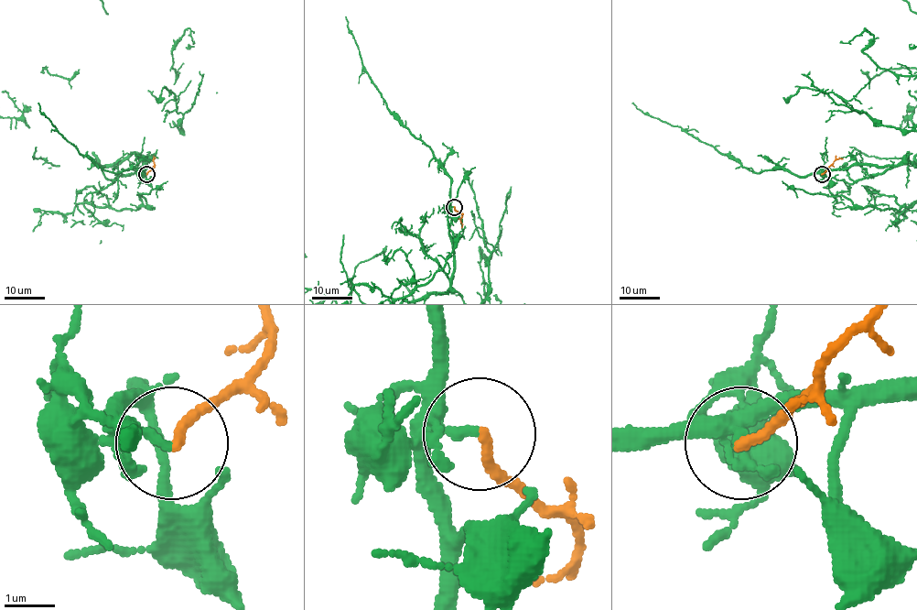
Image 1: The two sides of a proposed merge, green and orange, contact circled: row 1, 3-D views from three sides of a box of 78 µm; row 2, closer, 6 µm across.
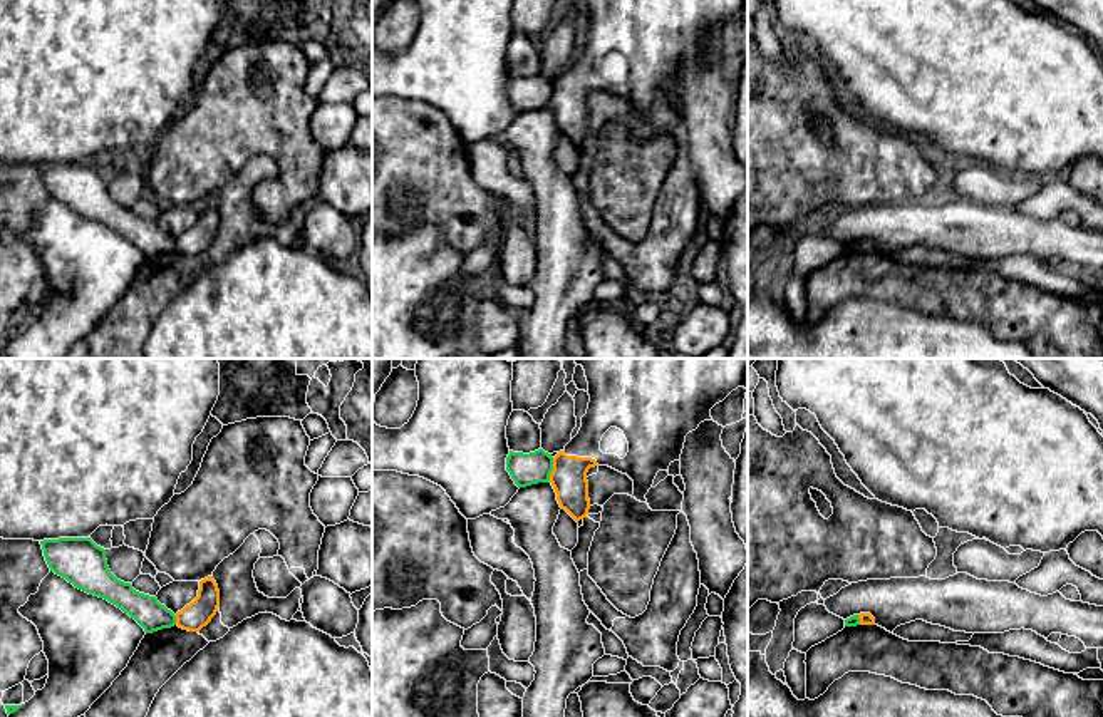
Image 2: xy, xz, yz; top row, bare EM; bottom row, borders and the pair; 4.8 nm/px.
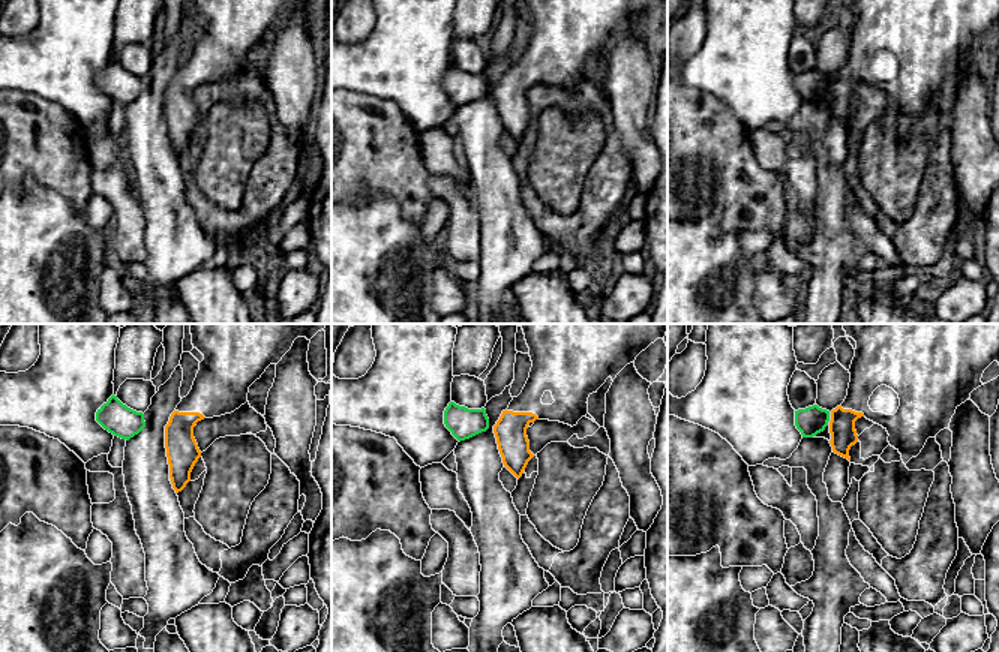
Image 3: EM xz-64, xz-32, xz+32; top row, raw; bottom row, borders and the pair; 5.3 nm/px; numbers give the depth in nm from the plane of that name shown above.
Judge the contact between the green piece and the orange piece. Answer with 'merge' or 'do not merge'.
do not merge

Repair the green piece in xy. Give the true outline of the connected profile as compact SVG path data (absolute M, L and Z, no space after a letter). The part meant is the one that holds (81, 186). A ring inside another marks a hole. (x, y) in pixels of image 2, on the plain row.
M91 162L44 164L40 169L50 196L75 213L116 230L146 258L176 250L176 240L156 221L136 216L131 208L124 208L111 198L106 174Z

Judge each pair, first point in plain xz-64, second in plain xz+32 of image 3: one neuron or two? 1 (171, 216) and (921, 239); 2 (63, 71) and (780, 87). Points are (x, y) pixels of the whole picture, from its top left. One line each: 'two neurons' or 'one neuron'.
1: two neurons
2: one neuron

